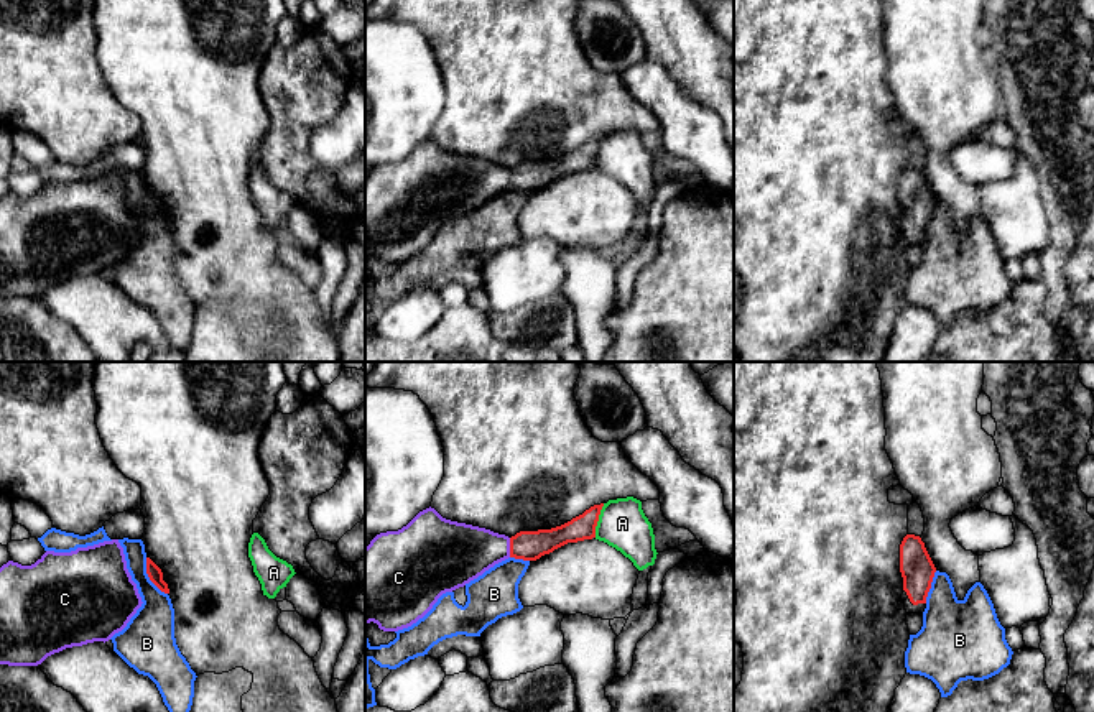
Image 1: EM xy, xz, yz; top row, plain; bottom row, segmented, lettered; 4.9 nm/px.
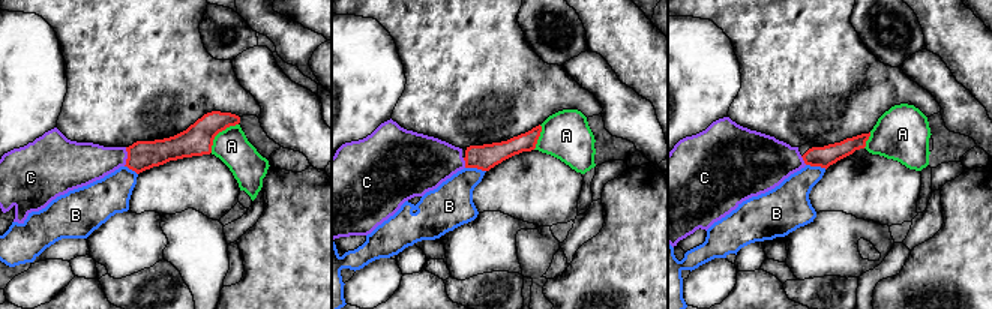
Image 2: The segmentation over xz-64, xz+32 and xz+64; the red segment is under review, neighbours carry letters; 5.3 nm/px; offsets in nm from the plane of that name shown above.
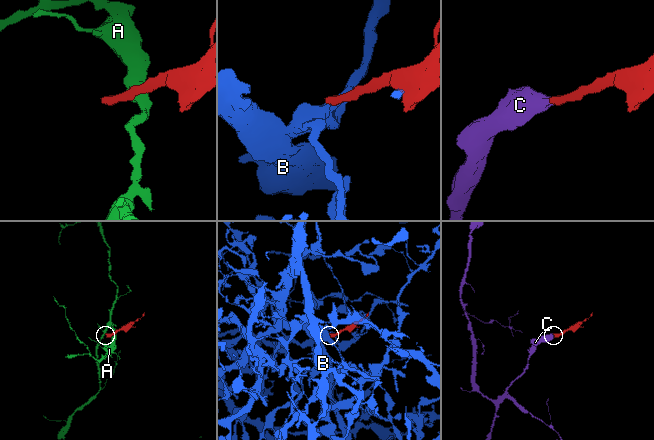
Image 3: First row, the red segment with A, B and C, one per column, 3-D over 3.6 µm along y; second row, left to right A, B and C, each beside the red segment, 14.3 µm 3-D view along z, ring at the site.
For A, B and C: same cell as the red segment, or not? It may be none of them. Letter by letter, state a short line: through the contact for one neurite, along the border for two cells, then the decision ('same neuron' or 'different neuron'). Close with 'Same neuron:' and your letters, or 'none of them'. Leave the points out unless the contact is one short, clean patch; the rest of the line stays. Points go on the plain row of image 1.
A: xz (604, 135), (594, 168) | different neuron
B: xy (145, 189), (147, 208), (166, 226) | different neuron
C: xz (527, 176), (510, 180), (481, 180), (459, 184) | same neuron
Same neuron: C

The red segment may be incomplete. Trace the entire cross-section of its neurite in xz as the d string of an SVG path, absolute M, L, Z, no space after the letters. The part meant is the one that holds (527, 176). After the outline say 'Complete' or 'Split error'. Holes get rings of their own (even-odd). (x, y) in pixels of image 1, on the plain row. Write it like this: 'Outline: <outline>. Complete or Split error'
Outline: M604 135L594 136L561 158L520 163L512 169L446 151L429 138L401 161L377 166L365 179L365 257L373 253L383 263L408 260L423 250L443 225L464 219L508 189L536 192L568 174L592 171L602 138Z. Split error

